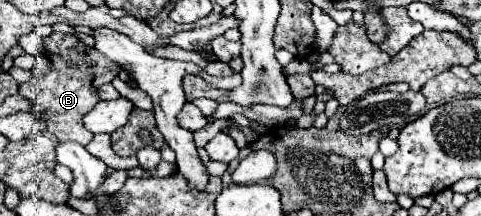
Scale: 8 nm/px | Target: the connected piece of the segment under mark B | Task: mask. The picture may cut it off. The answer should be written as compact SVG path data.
M47 36L43 44L47 58L51 60L51 72L45 76L41 72L33 72L33 78L27 84L19 84L19 92L35 102L35 112L45 120L49 132L53 132L59 142L77 142L87 146L93 140L93 134L83 126L83 116L99 102L97 86L111 82L121 68L83 42L79 42L77 48L77 38Z

